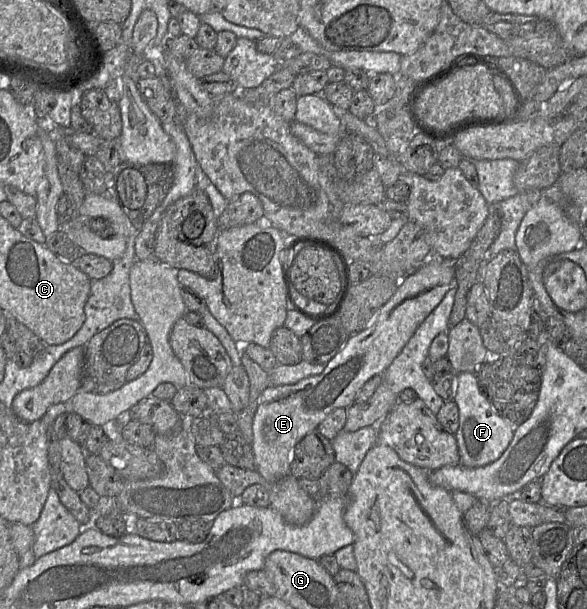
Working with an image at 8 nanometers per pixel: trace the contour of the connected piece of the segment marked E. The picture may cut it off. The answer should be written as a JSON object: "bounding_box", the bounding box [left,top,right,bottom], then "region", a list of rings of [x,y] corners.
{"bounding_box":[251,255,455,483],"region":[[[433,255],[417,271],[400,279],[390,300],[379,310],[374,319],[362,331],[350,335],[345,346],[326,364],[322,373],[304,378],[290,385],[268,386],[260,395],[253,417],[251,443],[255,470],[266,483],[275,482],[289,474],[290,457],[296,444],[337,408],[348,408],[364,384],[375,375],[383,375],[401,352],[418,326],[437,307],[445,294],[455,286],[454,261]]]}

